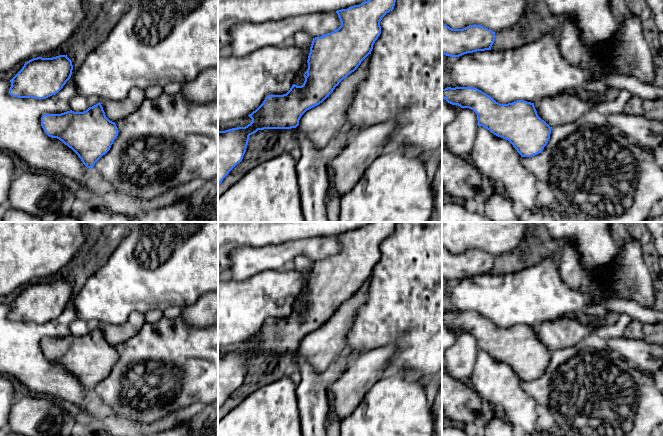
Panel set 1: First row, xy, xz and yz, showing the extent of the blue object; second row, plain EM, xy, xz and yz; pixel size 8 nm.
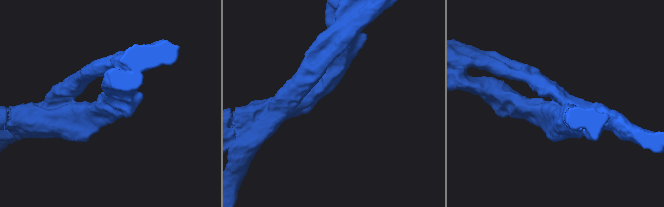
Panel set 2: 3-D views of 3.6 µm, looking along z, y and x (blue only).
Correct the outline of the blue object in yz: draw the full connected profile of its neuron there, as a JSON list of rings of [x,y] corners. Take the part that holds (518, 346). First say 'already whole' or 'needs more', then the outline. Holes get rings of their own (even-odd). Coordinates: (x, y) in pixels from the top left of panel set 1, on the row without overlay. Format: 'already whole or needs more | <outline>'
needs more | [[[458,310],[442,313],[442,322],[452,329],[473,334],[477,338],[478,350],[483,350],[494,359],[508,364],[522,381],[541,377],[550,363],[552,351],[585,341],[592,330],[579,320],[564,317],[534,327],[517,324],[500,328],[477,312]]]

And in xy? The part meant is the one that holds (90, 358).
needs more | [[[133,312],[123,324],[101,325],[83,336],[44,338],[41,350],[49,361],[62,365],[91,393],[117,362],[115,346],[133,337],[144,324],[145,314]]]

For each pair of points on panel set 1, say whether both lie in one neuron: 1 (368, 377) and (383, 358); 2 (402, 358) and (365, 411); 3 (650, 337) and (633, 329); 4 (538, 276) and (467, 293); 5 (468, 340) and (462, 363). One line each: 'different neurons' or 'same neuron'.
1: same neuron
2: different neurons
3: same neuron
4: same neuron
5: same neuron

